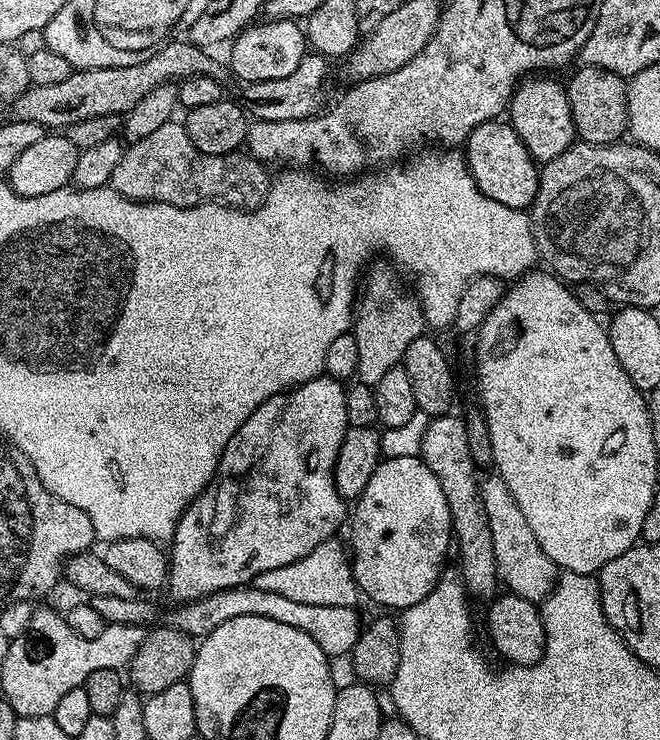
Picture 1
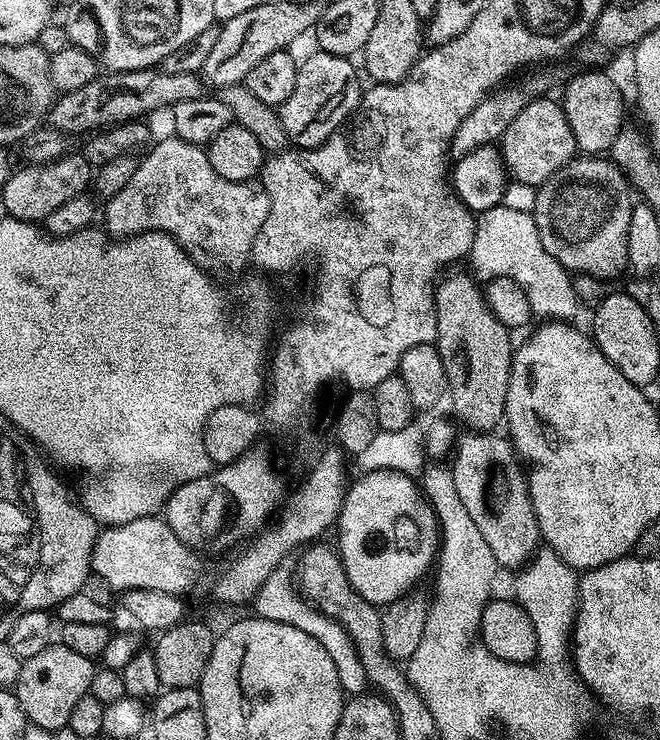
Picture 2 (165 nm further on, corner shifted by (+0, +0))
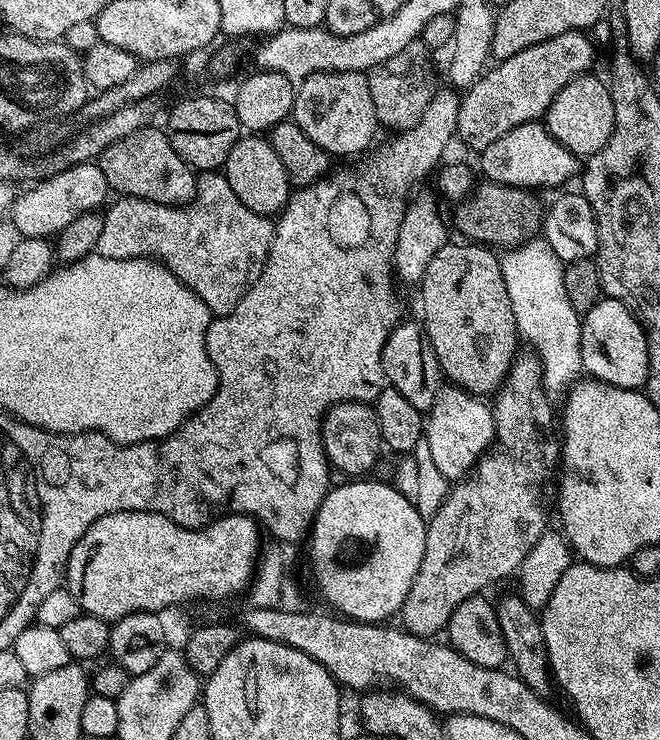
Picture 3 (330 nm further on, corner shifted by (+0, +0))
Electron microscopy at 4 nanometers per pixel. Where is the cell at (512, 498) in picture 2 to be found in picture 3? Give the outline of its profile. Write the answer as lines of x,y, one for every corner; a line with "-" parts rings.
455,386
445,387
432,409
426,413
424,439
430,446
434,466
442,470
442,474
449,482
459,482
469,475
491,446
494,437
496,423
492,417
491,407
481,397
473,396
465,389

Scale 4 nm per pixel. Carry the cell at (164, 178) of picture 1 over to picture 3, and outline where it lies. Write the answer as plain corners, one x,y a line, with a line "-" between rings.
219,171
200,172
196,177
196,197
183,206
155,204
133,196
125,196
117,201
109,212
103,213
104,225
94,249
95,255
115,260
129,260
135,256
159,260
191,292
202,298
213,317
230,314
262,274
272,245
273,221
246,207
238,194
230,190
230,182
226,182

